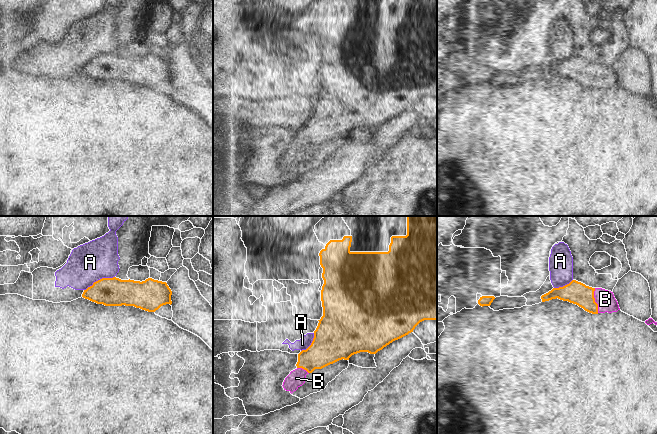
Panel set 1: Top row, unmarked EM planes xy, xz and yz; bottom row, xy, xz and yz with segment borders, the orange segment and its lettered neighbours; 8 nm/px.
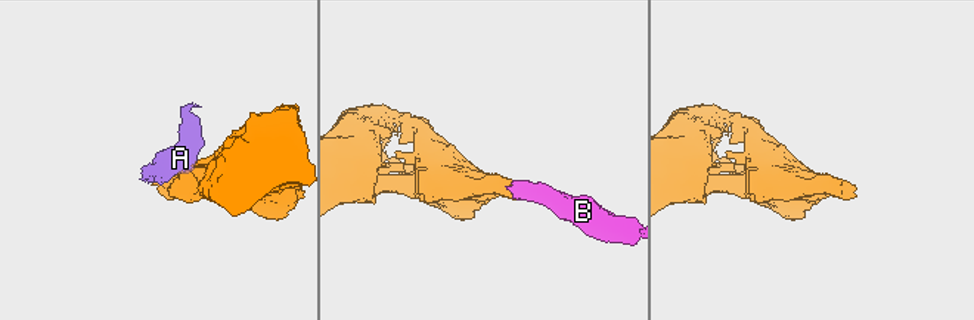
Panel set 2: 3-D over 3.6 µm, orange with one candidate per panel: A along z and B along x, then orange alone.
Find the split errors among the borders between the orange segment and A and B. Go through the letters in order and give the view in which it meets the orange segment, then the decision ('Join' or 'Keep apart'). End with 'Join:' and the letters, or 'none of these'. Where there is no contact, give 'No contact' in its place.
A: Touches orange in xy. Keep apart
B: Touches orange in yz. Join
Join: B.

